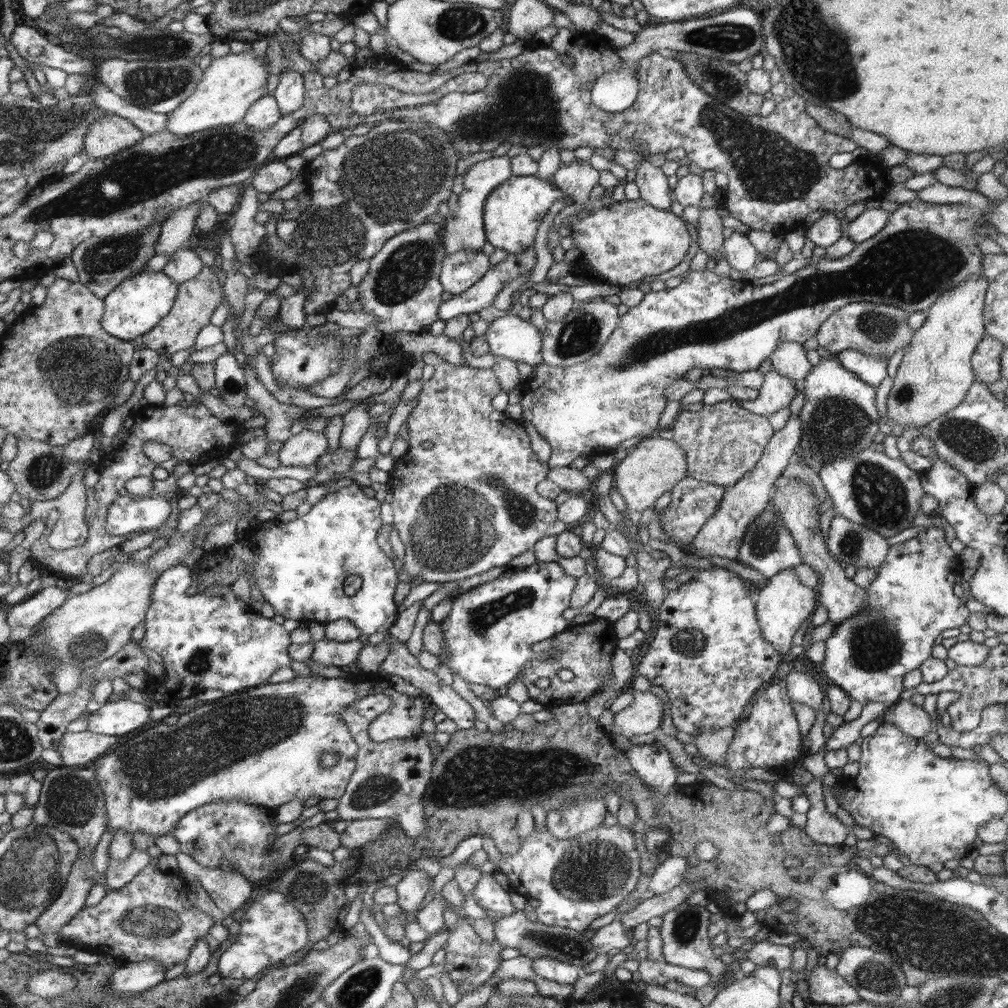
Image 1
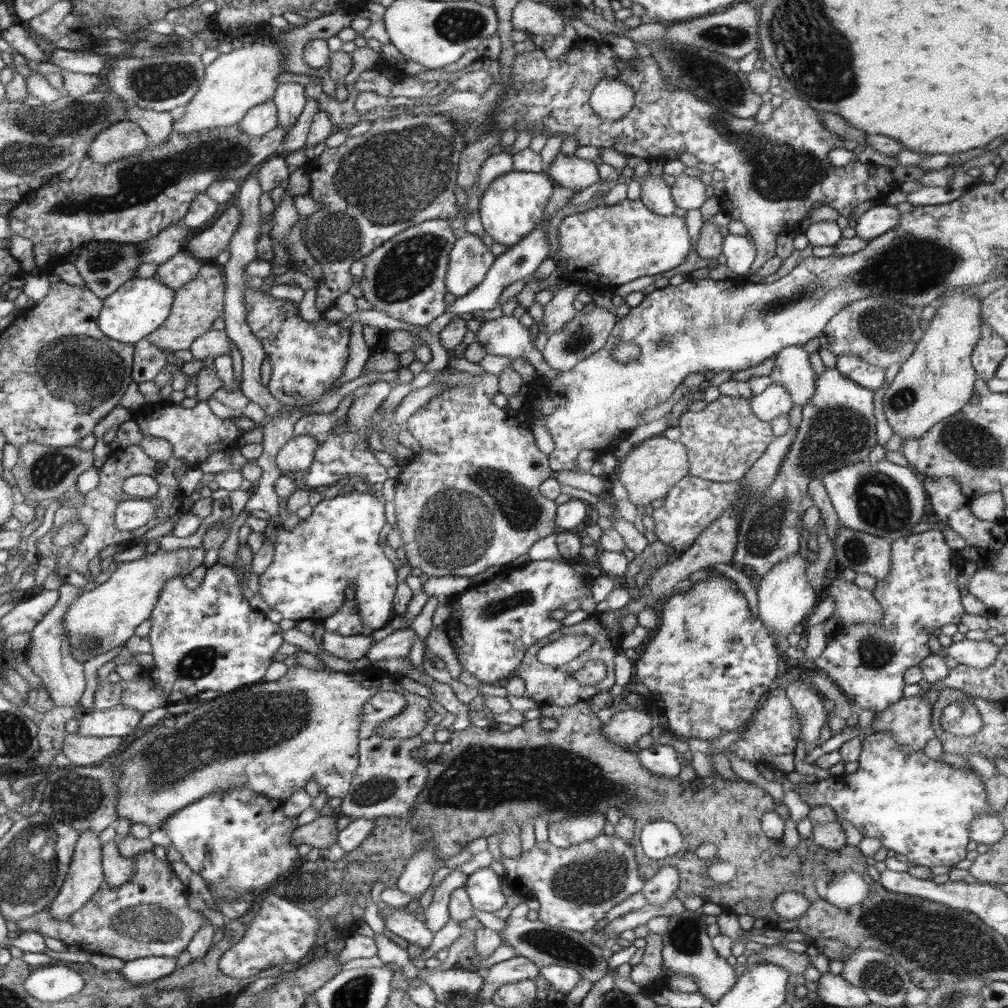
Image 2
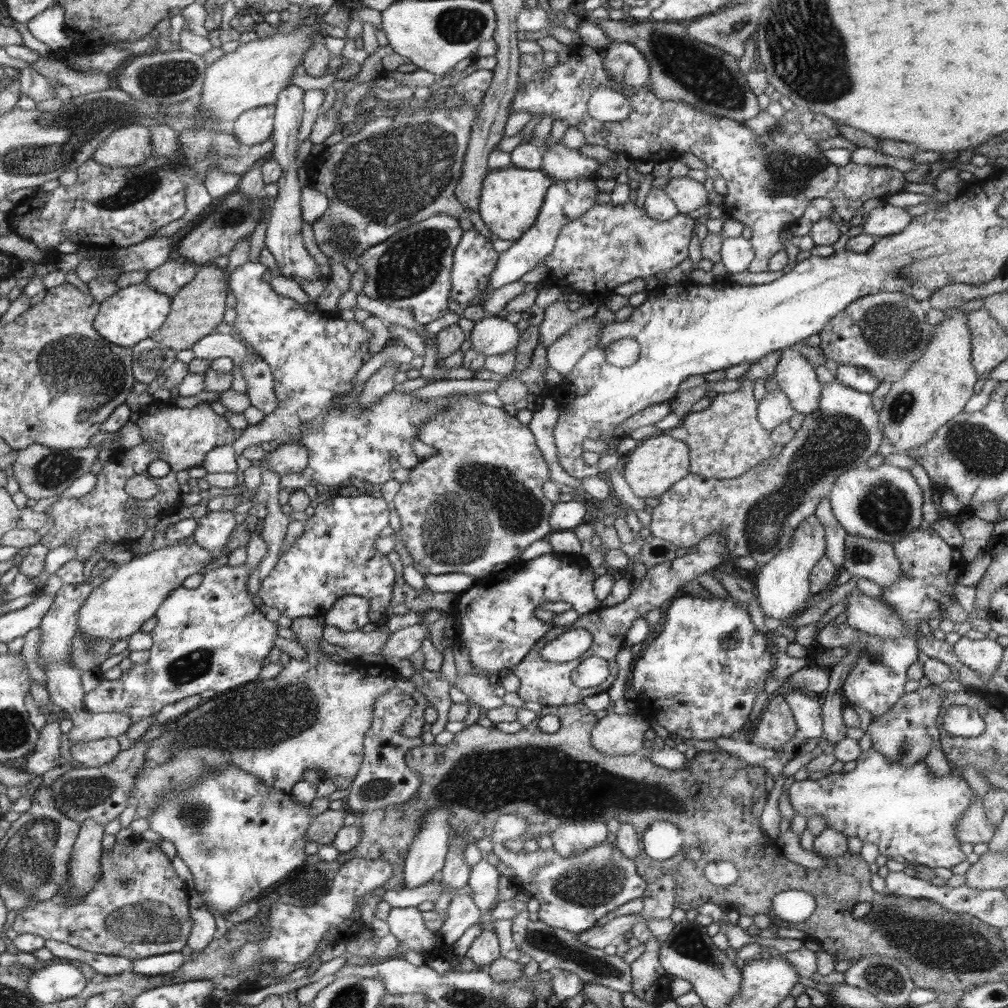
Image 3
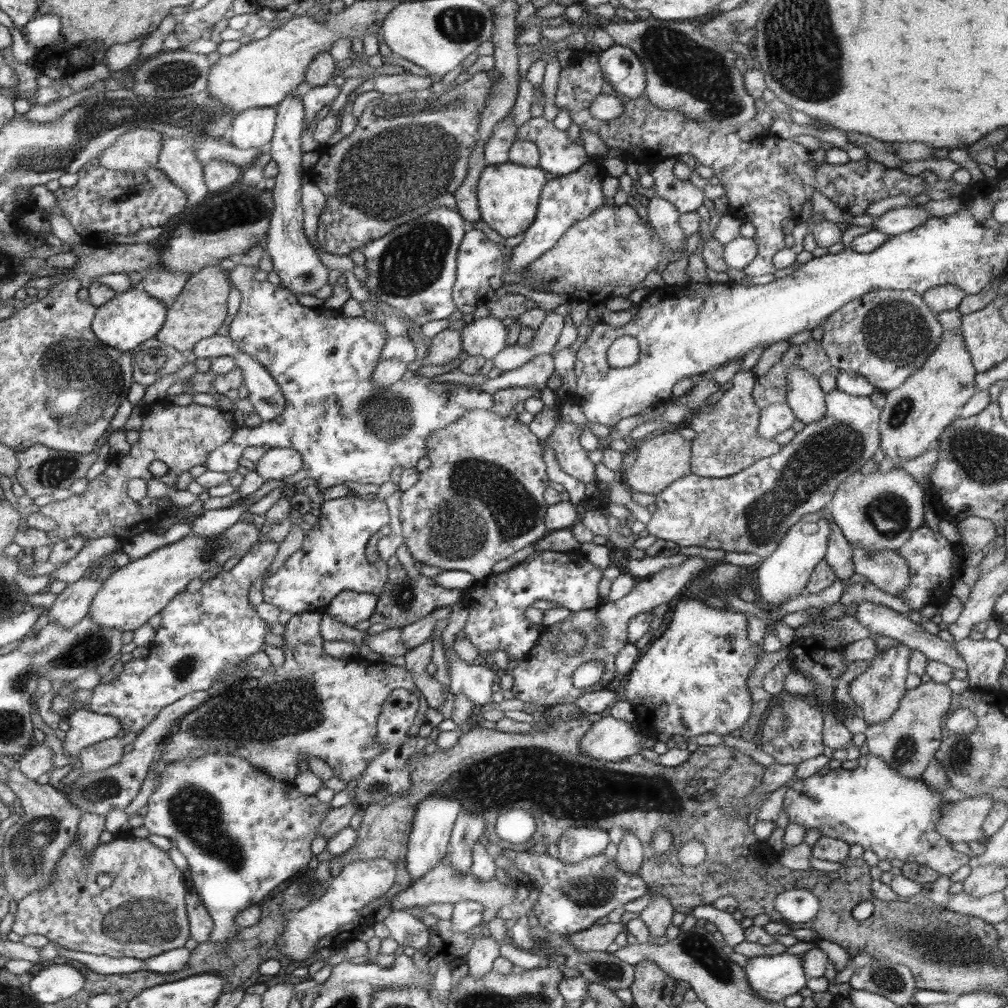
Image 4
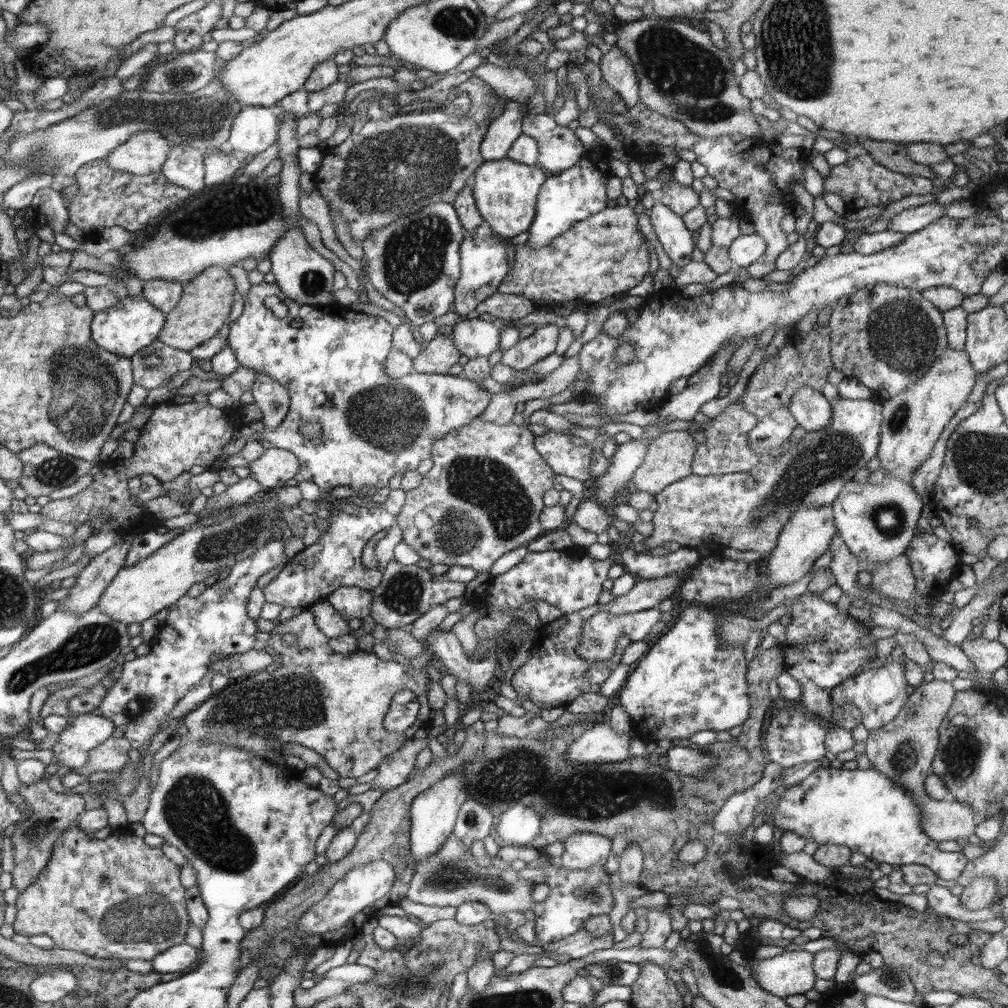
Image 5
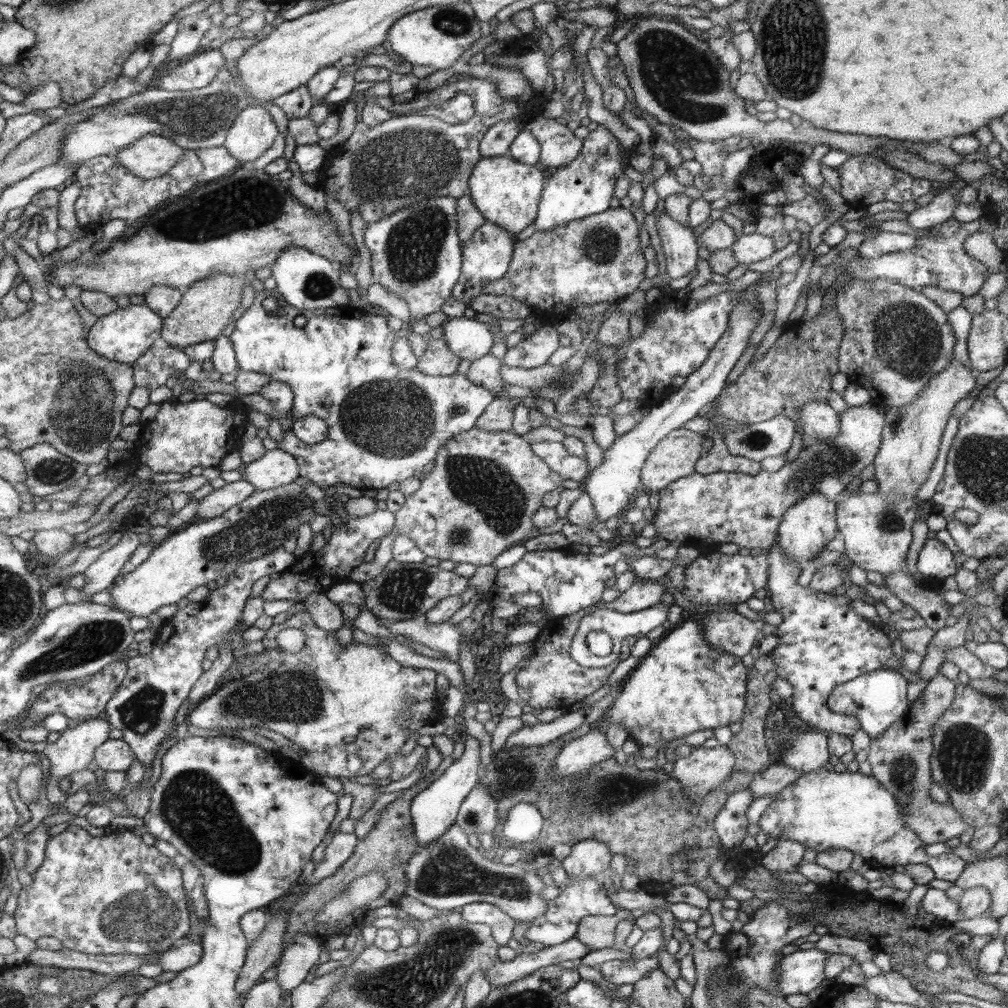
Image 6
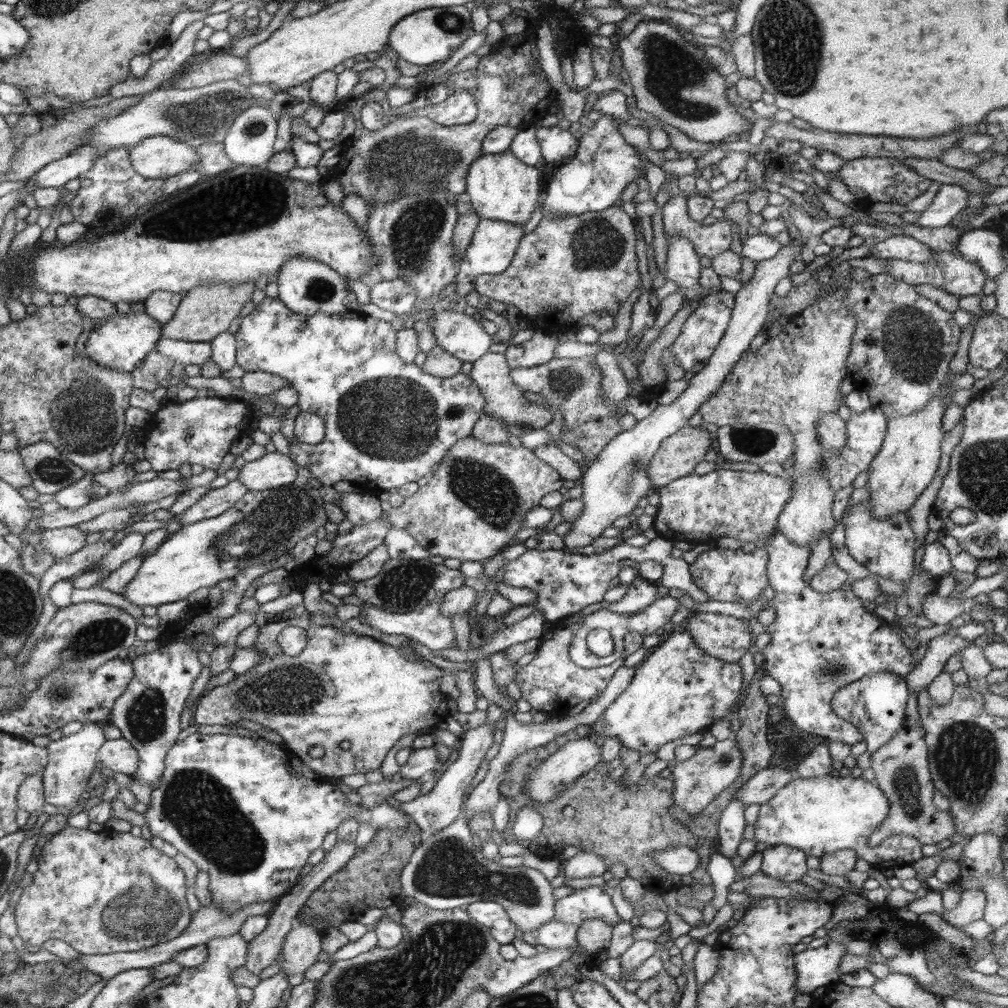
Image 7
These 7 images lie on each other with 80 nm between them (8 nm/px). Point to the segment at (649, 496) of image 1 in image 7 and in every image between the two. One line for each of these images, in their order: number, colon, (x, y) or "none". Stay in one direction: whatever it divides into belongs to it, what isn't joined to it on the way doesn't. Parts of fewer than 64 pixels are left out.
2: (651, 469)
3: (658, 462)
4: (664, 459)
5: (669, 458)
6: (674, 457)
7: (678, 455)

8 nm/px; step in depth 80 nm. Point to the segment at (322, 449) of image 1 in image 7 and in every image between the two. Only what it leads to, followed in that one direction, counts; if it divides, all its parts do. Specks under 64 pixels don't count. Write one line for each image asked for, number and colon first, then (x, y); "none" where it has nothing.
2: (298, 454)
3: (289, 458)
4: (277, 463)
5: (276, 466)
6: (276, 468)
7: (273, 470)

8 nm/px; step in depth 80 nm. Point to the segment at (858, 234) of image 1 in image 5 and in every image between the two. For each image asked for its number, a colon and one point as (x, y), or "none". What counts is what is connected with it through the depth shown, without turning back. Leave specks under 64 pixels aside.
2: (877, 220)
3: (883, 221)
4: (904, 219)
5: (910, 220)

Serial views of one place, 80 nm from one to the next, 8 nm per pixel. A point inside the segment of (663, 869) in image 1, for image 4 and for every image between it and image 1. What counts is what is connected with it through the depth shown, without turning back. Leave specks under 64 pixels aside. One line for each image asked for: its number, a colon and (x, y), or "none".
2: (659, 889)
3: (658, 899)
4: (658, 914)

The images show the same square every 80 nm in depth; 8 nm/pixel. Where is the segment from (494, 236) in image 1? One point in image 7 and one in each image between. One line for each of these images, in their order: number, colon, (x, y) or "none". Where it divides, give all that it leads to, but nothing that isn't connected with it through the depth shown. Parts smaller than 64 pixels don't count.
2: (513, 204)
3: (510, 199)
4: (507, 194)
5: (505, 192)
6: (507, 193)
7: (501, 187)

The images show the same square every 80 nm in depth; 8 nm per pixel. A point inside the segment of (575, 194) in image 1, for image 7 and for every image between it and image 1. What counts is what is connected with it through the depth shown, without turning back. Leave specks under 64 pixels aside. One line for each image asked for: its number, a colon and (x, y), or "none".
2: (571, 172)
3: (561, 163)
4: (559, 156)
5: (559, 148)
6: (559, 146)
7: (556, 144)

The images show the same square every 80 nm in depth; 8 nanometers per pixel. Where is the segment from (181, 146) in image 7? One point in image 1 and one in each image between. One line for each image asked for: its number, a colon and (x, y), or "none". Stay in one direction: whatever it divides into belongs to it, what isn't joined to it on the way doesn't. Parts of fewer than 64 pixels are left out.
1: (110, 134)
2: (124, 139)
3: (131, 145)
4: (138, 149)
5: (146, 152)
6: (152, 156)

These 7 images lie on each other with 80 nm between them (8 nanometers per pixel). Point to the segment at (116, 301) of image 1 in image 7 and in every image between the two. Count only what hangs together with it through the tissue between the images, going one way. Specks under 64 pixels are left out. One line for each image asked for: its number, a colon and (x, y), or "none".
2: (140, 306)
3: (132, 314)
4: (125, 322)
5: (130, 325)
6: (125, 335)
7: (121, 343)

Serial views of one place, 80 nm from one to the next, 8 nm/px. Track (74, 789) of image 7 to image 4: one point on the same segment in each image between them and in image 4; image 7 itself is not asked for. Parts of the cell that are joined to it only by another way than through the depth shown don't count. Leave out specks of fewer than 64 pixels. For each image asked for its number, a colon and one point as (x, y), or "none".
4: (87, 727)
5: (87, 731)
6: (73, 751)

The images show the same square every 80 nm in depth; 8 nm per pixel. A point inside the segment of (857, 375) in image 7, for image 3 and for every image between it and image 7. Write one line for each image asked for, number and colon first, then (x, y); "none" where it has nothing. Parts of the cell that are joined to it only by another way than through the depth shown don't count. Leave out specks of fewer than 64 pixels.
3: (886, 333)
4: (885, 335)
5: (886, 337)
6: (895, 339)

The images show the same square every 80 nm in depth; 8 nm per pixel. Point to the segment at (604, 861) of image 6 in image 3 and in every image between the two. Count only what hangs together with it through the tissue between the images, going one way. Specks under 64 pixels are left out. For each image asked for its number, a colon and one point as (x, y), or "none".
3: (568, 839)
4: (576, 844)
5: (582, 850)

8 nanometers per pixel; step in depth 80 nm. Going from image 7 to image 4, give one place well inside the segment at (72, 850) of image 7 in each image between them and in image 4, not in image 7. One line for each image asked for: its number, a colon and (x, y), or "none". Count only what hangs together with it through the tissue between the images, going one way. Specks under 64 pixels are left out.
4: (144, 912)
5: (119, 898)
6: (113, 894)

